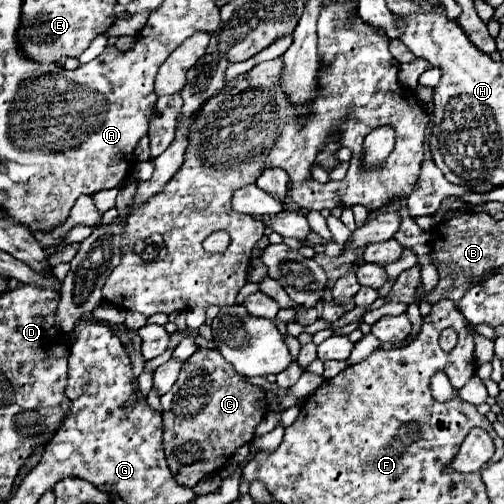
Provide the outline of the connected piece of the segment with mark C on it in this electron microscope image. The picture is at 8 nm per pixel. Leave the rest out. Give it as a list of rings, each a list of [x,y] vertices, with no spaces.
[[[198,349],[182,363],[172,391],[162,395],[164,453],[174,479],[194,487],[202,477],[228,465],[234,451],[254,437],[256,425],[266,415],[266,393],[238,375],[218,349]]]

